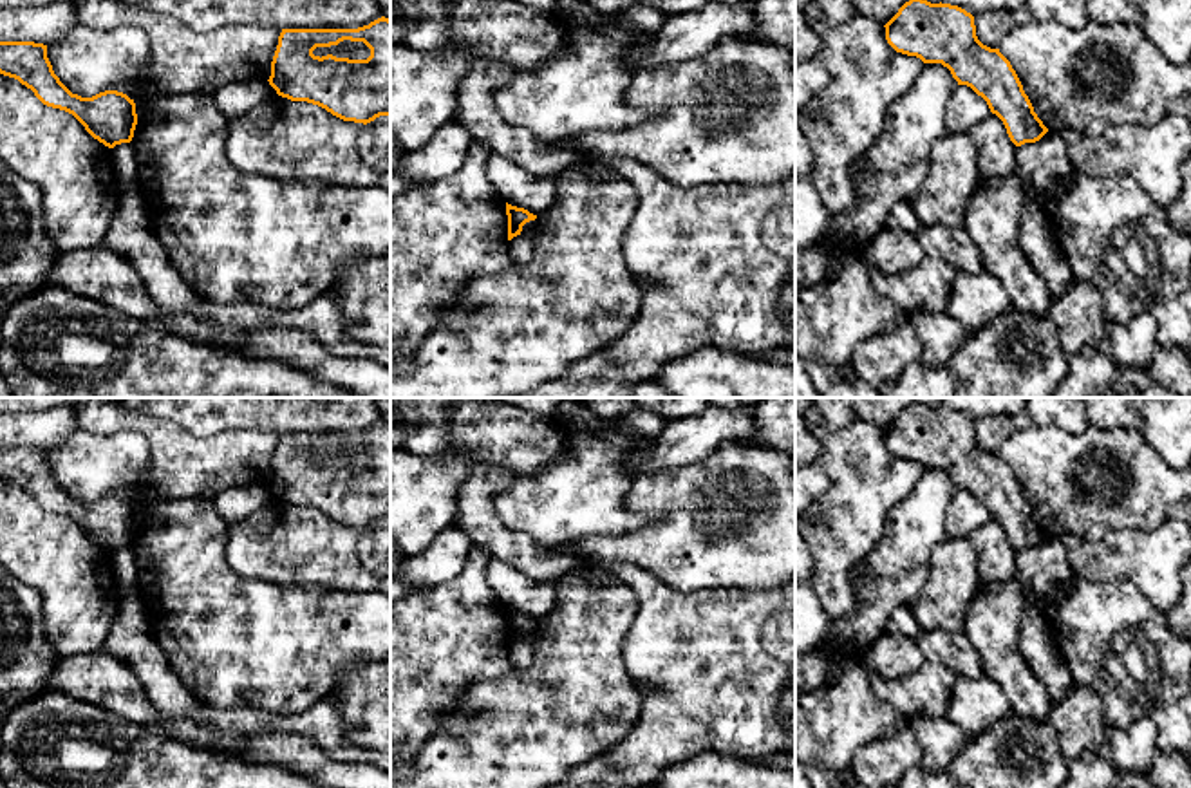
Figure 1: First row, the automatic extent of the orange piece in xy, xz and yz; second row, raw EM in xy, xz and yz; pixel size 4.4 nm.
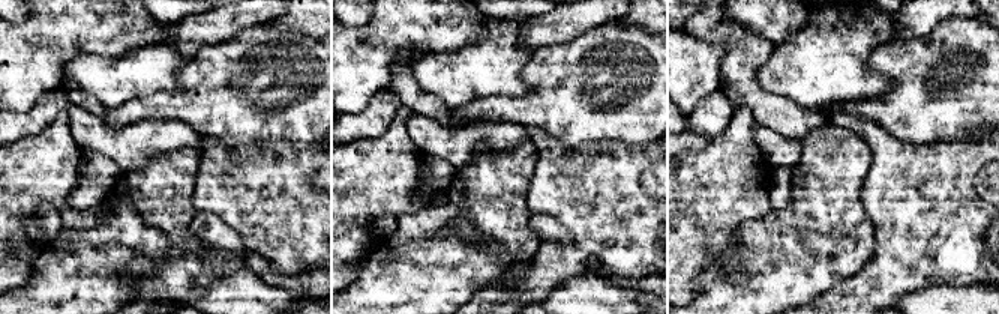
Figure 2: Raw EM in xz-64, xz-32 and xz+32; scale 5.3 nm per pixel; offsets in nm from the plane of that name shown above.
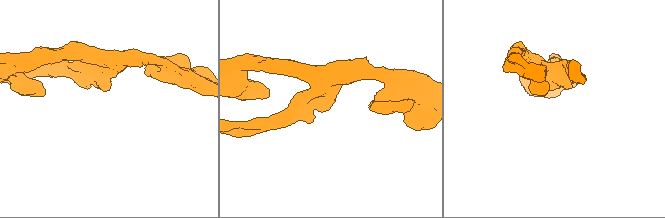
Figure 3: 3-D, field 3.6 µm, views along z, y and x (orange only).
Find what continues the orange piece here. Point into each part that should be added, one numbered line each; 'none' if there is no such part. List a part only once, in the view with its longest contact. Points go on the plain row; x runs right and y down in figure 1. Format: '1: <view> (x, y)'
none

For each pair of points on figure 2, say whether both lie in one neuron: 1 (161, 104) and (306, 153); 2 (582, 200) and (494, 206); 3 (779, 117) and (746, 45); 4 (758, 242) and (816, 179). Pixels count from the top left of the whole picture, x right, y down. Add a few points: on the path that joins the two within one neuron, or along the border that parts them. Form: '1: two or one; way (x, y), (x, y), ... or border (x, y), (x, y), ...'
1: two; border (303, 143), (266, 140), (234, 147)
2: two; border (534, 169), (527, 193), (527, 208), (531, 214)
3: one; way (761, 99), (746, 84), (746, 63)
4: one; way (776, 232), (810, 197)

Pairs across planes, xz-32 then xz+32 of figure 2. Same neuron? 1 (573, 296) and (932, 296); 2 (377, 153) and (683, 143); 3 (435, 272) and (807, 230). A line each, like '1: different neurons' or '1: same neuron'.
1: same neuron
2: different neurons
3: same neuron

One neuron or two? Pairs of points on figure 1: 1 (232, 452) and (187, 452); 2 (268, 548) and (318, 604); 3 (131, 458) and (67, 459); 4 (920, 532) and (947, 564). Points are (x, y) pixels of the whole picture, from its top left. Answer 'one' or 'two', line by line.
1: one
2: two
3: one
4: two

